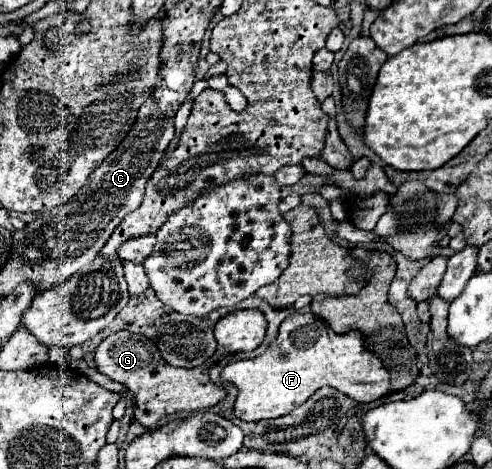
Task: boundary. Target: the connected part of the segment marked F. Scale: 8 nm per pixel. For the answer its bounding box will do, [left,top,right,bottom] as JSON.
[221,312,389,422]

